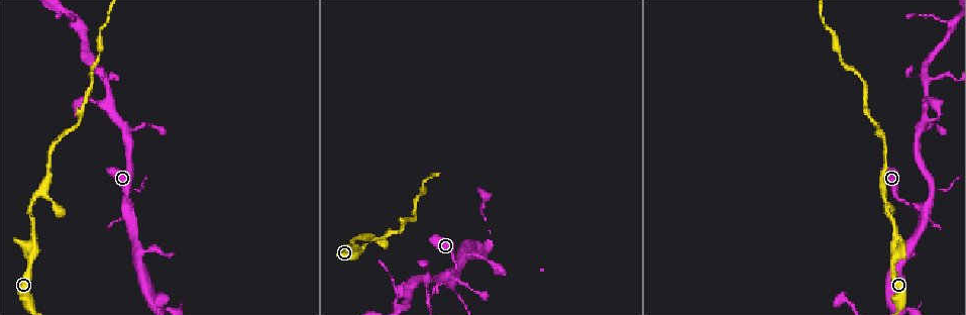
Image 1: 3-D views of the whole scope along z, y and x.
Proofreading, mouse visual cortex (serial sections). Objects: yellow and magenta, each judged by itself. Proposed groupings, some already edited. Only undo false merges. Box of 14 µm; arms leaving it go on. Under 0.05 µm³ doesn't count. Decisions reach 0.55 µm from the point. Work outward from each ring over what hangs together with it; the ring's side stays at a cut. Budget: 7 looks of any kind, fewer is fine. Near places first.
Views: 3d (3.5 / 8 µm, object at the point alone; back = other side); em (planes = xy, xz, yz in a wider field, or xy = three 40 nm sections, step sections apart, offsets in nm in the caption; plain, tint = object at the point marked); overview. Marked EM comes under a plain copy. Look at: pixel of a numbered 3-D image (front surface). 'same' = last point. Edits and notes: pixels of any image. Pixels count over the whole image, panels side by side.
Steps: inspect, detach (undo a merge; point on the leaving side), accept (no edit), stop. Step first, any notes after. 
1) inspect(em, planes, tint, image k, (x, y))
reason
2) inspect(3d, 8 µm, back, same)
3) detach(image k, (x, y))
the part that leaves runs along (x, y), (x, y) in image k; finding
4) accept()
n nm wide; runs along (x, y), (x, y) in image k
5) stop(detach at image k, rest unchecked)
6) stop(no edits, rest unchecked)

inspect(3d, 3.5 µm, image 1, (363, 238))
sudden change in width

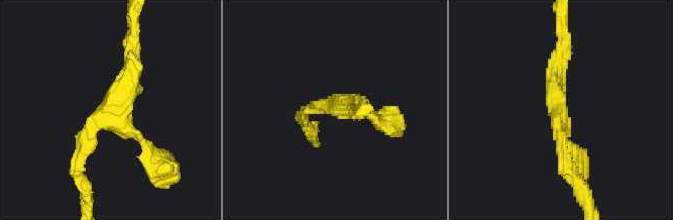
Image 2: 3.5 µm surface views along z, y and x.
inspect(em, xy, step 1, tint, image 2, (105, 116))
3 arms; arms of 150, 150, 250 nm; now the EM

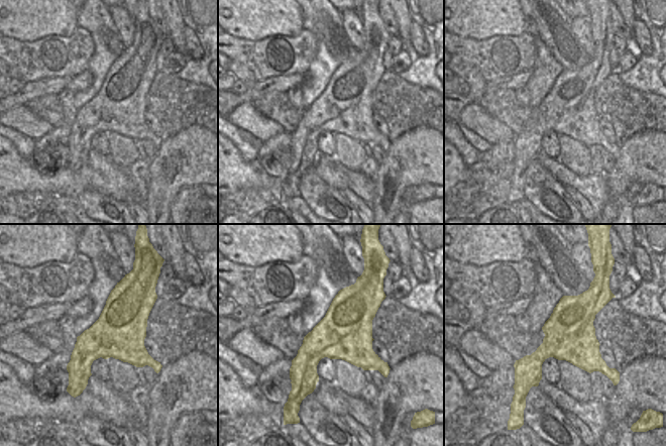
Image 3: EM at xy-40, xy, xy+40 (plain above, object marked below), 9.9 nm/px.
accept()
runs along (77, 172), (133, 60) in image 2; continuous, no second cell

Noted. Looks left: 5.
inspect(3d, 8 µm, image 1, (128, 207))
abrupt turn

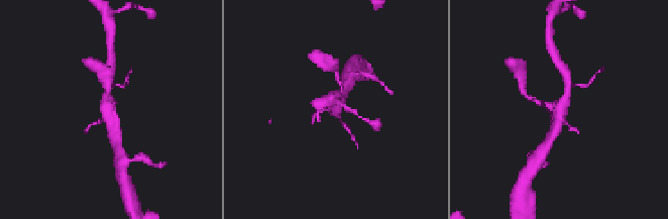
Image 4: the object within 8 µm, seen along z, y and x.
inspect(em, xy, step 2, tint, image 4, (562, 105))
now the EM

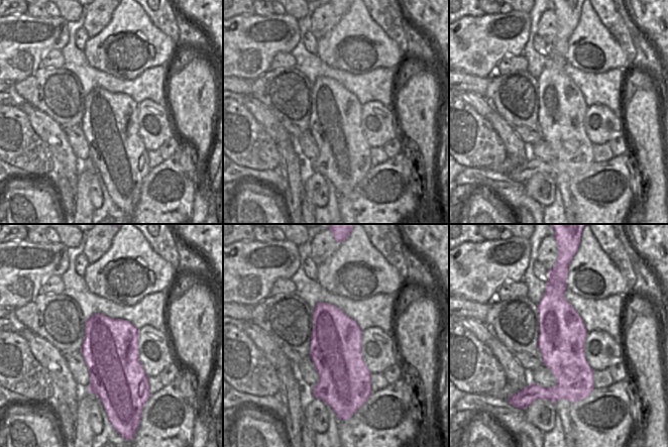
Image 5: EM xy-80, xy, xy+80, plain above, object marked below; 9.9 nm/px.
accept()
runs along (535, 100), (562, 106), (568, 80) in image 4; continuous, no second cell

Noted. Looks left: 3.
inspect(3d, 3.5 µm, image 1, (107, 79))
abrupt turn

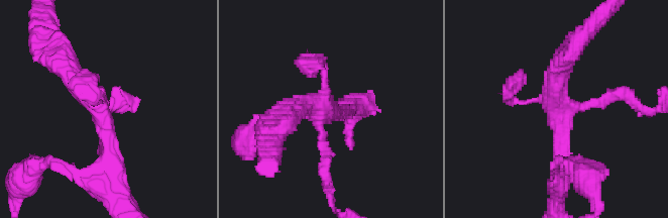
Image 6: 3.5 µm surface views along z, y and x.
inspect(em, xy, step 1, tint, image 6, (100, 112))
shape alone is not enough

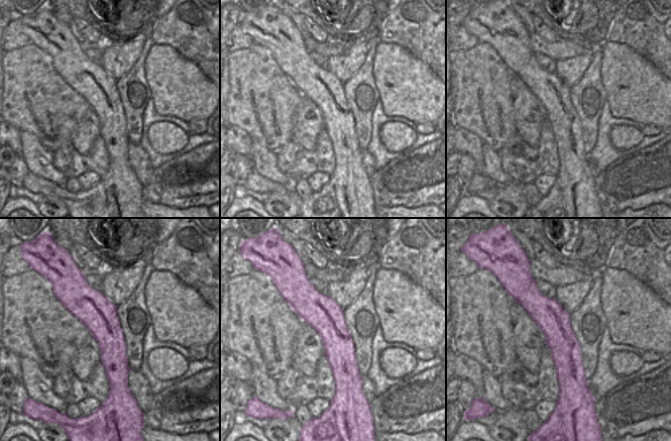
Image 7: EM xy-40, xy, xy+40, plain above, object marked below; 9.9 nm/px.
accept()
runs along (107, 180), (104, 117), (61, 59) in image 6; continuous, no second cell

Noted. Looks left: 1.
stop(no edits, rest unchecked)

